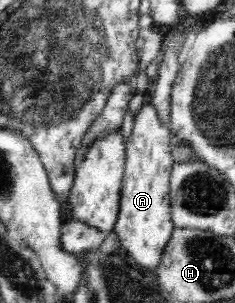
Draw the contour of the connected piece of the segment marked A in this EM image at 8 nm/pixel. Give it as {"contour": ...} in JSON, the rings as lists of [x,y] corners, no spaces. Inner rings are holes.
{"contour":[[[145,103],[136,115],[135,127],[126,142],[126,163],[122,178],[122,189],[120,196],[120,211],[114,224],[114,232],[121,243],[121,250],[129,257],[137,267],[145,268],[155,273],[158,264],[161,263],[161,253],[165,245],[171,239],[174,223],[172,220],[172,204],[170,197],[170,181],[174,159],[171,155],[171,129],[163,126],[156,116],[155,107],[152,103]]]}

